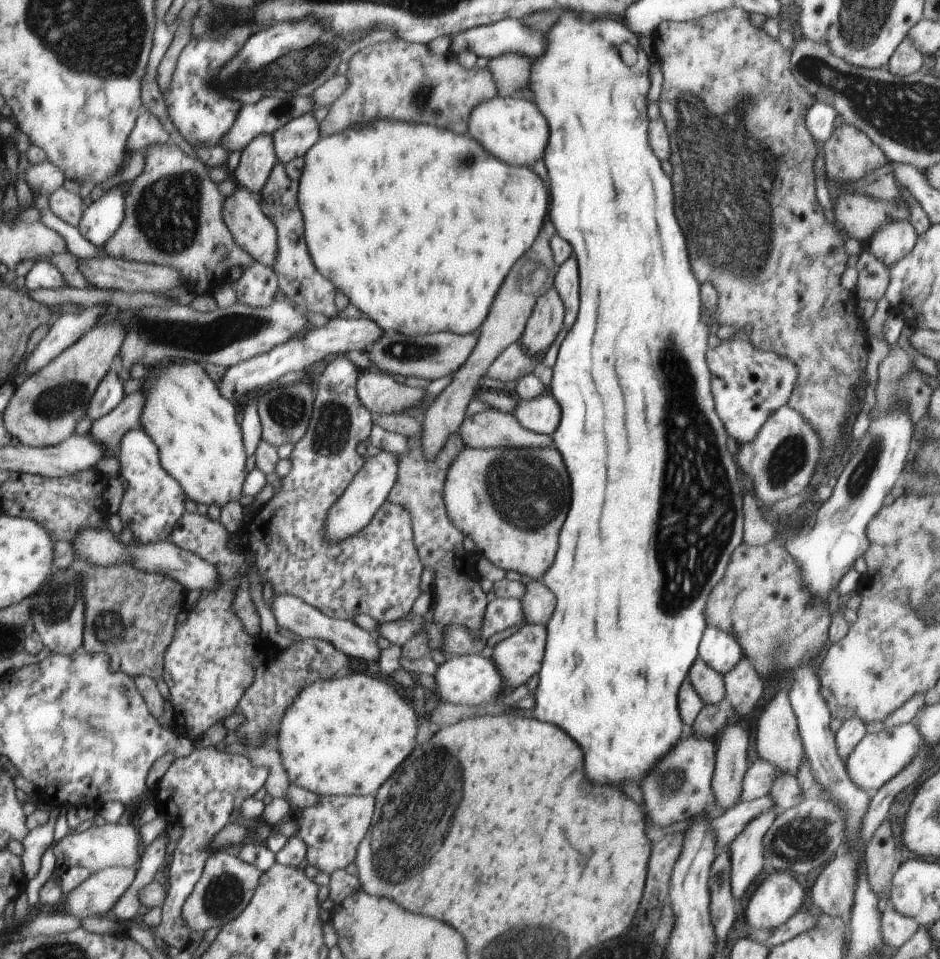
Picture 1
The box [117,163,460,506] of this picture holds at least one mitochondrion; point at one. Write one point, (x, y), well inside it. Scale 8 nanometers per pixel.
(166, 212)

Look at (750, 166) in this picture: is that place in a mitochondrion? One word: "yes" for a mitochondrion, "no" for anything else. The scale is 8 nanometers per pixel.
yes

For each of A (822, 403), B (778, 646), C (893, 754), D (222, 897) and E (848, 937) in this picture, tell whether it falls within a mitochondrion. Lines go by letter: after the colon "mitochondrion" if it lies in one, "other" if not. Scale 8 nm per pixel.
A: other
B: mitochondrion
C: other
D: mitochondrion
E: other

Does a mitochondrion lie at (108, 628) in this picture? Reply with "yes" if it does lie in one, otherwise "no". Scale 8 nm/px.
yes

